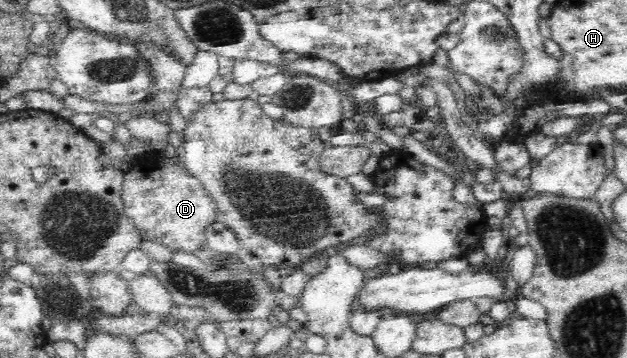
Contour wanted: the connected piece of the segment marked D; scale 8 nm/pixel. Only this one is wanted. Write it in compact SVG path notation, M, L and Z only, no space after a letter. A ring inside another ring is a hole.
M149 140L145 142L148 146L141 154L147 154L147 156L139 158L137 164L134 160L134 167L132 165L132 168L124 173L122 199L125 203L125 214L133 219L135 227L139 229L142 241L161 243L169 248L173 254L193 253L206 244L205 228L218 221L216 203L209 196L205 187L201 185L201 182L185 171L177 158L168 158L163 147L153 149ZM143 170L163 170L163 176L147 176Z

